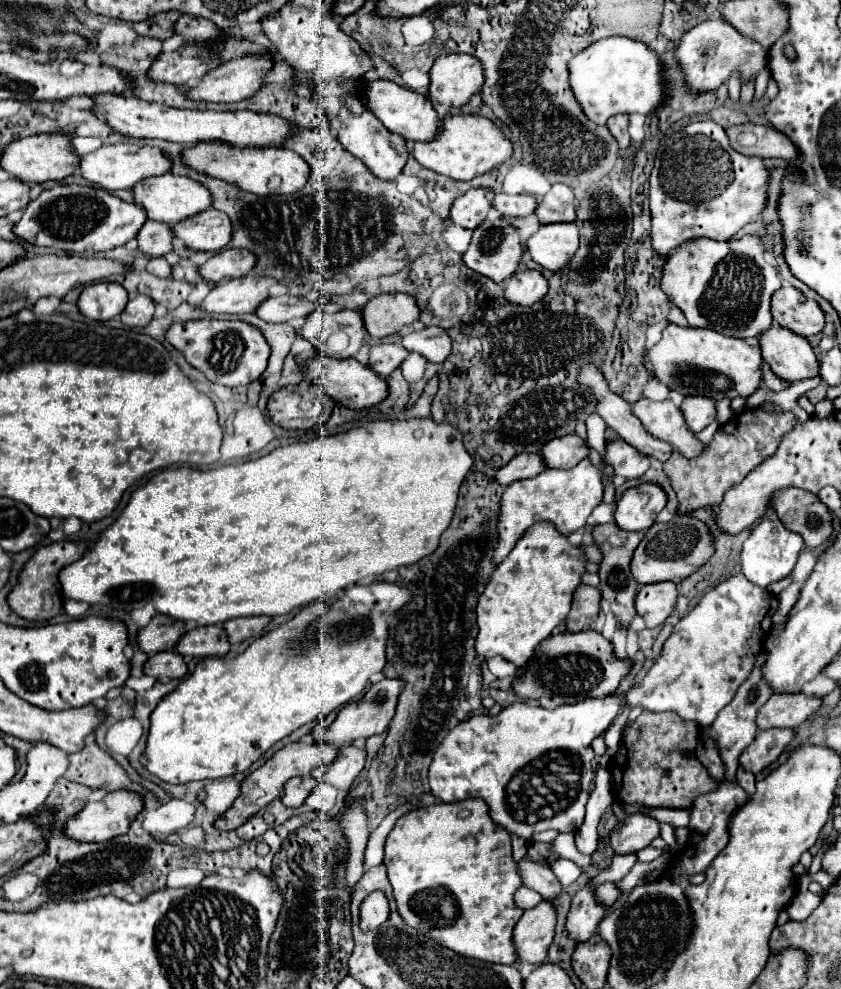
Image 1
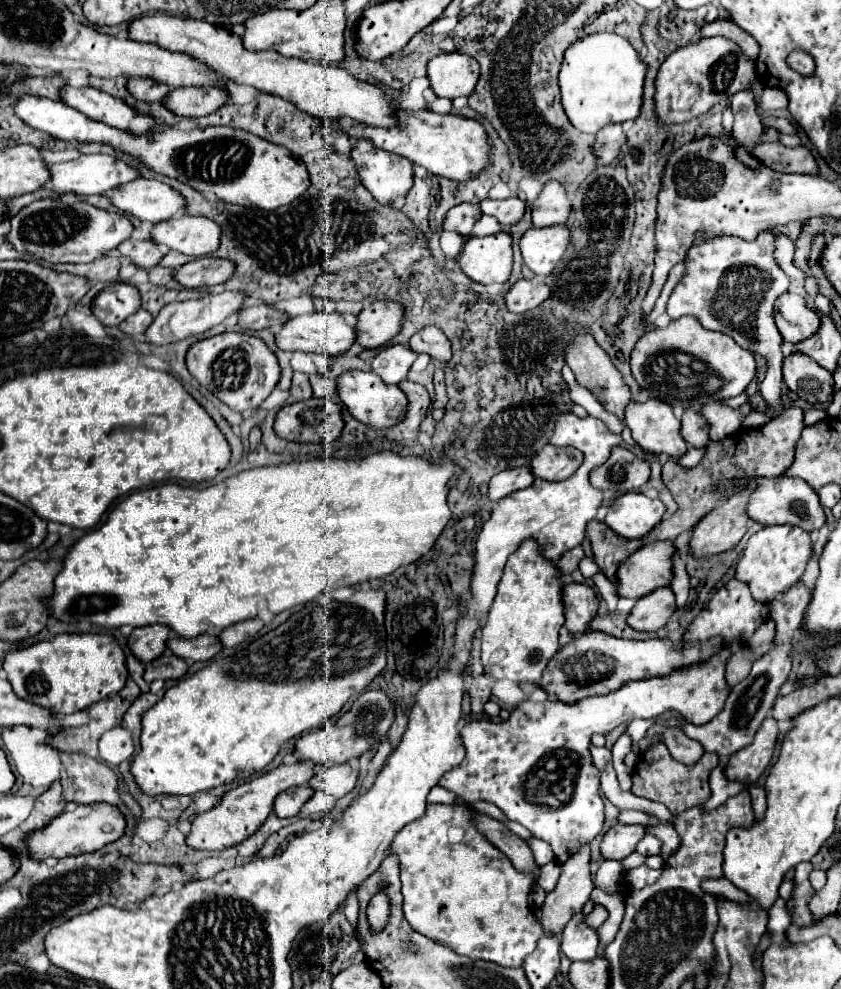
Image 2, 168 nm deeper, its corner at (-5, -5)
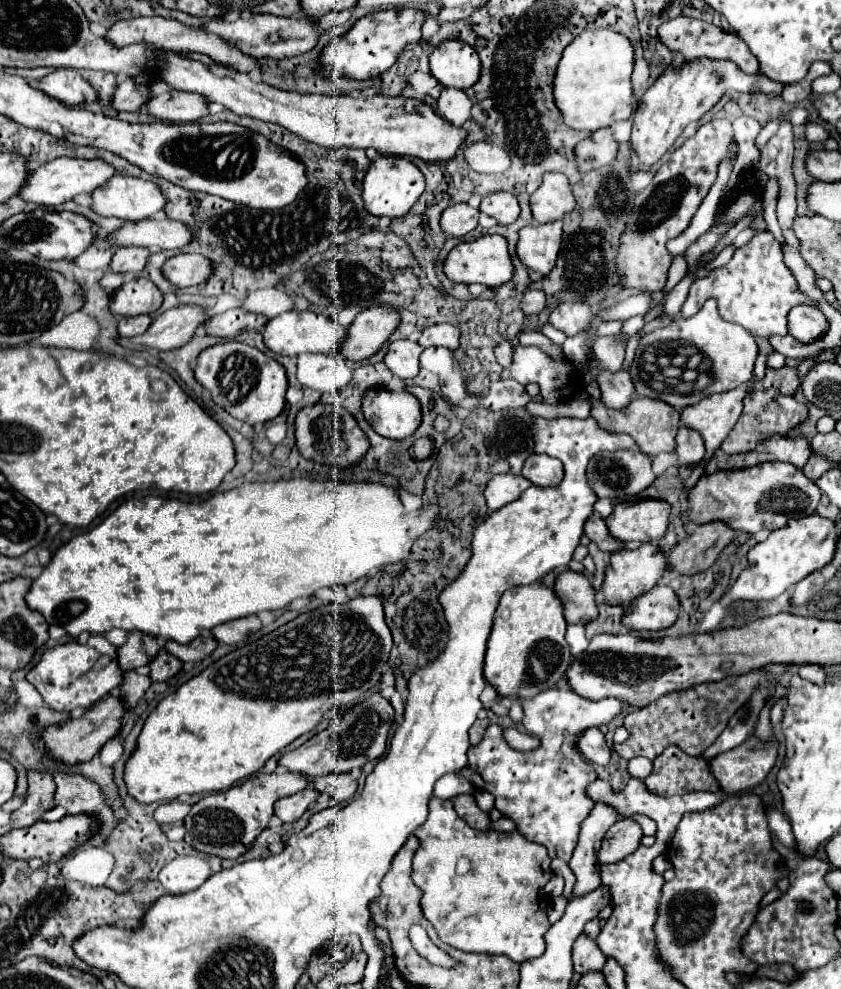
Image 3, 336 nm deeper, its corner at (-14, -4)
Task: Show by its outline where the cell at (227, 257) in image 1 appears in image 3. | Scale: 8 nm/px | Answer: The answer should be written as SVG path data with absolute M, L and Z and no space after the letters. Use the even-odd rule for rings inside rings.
M180 253L172 259L168 259L162 267L164 277L174 285L174 287L192 287L200 285L212 275L212 263L202 257L202 255L186 255Z

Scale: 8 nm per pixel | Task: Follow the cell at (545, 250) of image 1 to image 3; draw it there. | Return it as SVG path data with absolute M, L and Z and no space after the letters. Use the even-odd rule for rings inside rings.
M562 221L524 227L520 231L520 239L516 247L520 261L528 269L540 275L548 275L558 259L562 247L562 233L564 233Z

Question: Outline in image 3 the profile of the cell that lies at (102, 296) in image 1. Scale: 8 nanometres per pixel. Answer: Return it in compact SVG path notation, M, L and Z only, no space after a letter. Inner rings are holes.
M136 277L132 281L126 281L120 289L114 291L110 299L110 311L112 315L118 317L154 313L160 305L162 305L162 293L146 277Z

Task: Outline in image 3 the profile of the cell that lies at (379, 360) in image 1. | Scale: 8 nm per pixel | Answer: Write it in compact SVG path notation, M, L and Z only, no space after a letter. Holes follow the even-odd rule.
M410 339L392 341L384 357L384 363L400 379L412 379L418 375L420 353L422 353L422 347L416 341L410 341Z

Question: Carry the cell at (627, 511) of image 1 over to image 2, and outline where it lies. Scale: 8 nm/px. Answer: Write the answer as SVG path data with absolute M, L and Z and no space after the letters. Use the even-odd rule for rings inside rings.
M627 492L611 502L605 524L623 538L641 538L661 522L663 514L665 514L665 504L659 498L651 500L639 492Z

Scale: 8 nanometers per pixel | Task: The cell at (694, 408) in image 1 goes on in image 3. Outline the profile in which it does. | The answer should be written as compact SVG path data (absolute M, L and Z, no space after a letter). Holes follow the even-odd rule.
M680 427L678 437L676 437L676 453L680 459L680 465L694 465L700 463L706 455L706 447L702 443L702 435L698 435L698 431L690 431L690 427Z

